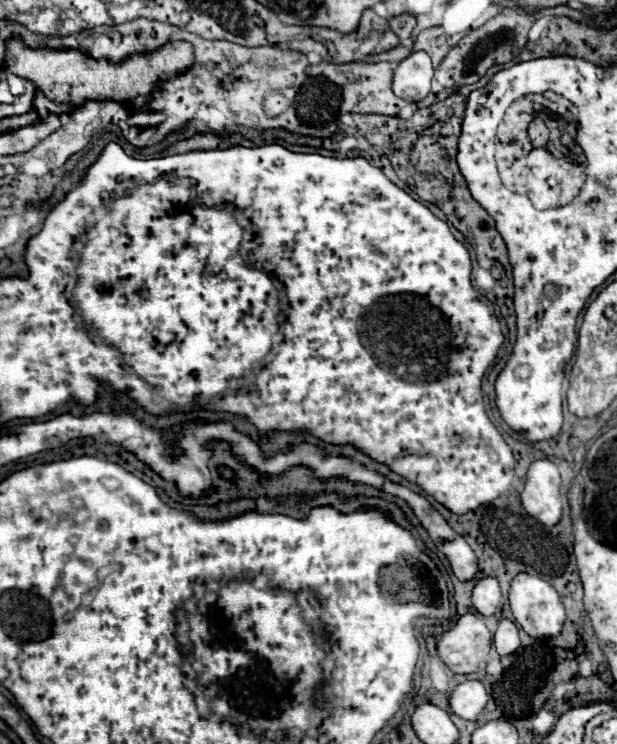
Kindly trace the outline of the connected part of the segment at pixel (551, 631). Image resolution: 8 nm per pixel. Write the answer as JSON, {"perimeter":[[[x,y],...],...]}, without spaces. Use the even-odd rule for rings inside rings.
{"perimeter":[[[518,573],[512,583],[510,583],[510,609],[514,613],[516,623],[534,639],[540,637],[554,637],[560,633],[562,623],[564,623],[564,607],[560,603],[560,597],[556,593],[556,589],[546,583],[544,579],[540,579],[538,575],[530,575],[530,573]]]}

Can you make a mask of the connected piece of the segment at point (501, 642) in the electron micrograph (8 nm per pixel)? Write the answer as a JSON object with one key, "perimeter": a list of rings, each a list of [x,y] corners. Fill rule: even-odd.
{"perimeter":[[[500,619],[498,629],[494,633],[494,647],[498,655],[510,655],[520,647],[518,639],[518,627],[510,619]]]}

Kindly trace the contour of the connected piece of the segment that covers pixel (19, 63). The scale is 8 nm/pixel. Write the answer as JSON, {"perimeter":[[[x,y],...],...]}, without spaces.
{"perimeter":[[[168,41],[154,51],[130,55],[120,63],[94,59],[78,49],[32,49],[22,43],[6,43],[6,47],[6,67],[14,75],[32,79],[52,103],[66,103],[70,107],[78,107],[86,99],[114,99],[140,109],[148,101],[148,91],[152,91],[160,79],[180,73],[192,63],[192,45],[188,41]]]}

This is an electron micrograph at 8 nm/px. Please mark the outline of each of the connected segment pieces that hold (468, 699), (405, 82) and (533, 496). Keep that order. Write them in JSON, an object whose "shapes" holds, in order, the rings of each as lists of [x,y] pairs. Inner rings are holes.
{"shapes":[[[[464,681],[452,691],[450,709],[462,719],[476,721],[478,715],[484,711],[486,701],[488,693],[484,691],[484,685],[480,681]]],[[[414,51],[394,67],[392,91],[406,101],[420,101],[430,91],[434,67],[426,51]]],[[[536,459],[530,465],[520,499],[526,513],[538,519],[542,525],[552,527],[560,521],[560,473],[550,459]]]]}

